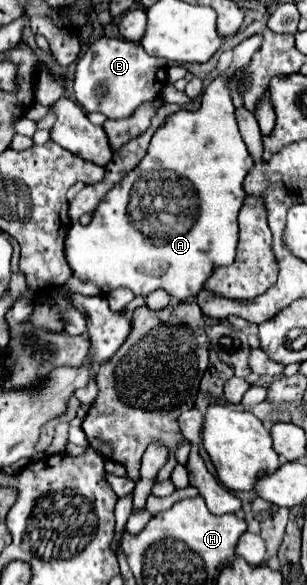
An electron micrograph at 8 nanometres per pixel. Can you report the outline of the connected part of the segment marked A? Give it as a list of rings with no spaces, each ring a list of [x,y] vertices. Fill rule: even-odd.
[[[253,34],[243,40],[239,46],[233,48],[233,62],[231,66],[221,72],[203,92],[201,108],[197,112],[179,110],[177,114],[169,116],[165,126],[161,126],[155,136],[151,138],[149,150],[141,164],[129,172],[97,206],[93,220],[89,226],[73,224],[67,240],[65,240],[65,254],[67,262],[73,270],[71,280],[65,284],[69,292],[79,292],[85,296],[99,296],[107,294],[113,288],[129,288],[133,294],[147,296],[153,290],[165,290],[169,296],[177,300],[187,300],[197,296],[211,276],[213,268],[233,264],[235,260],[235,246],[239,238],[237,228],[237,214],[245,200],[243,180],[247,172],[253,168],[253,160],[249,150],[239,134],[235,122],[235,108],[231,104],[229,88],[225,78],[235,76],[241,68],[245,68],[251,56],[261,48],[263,36]]]

